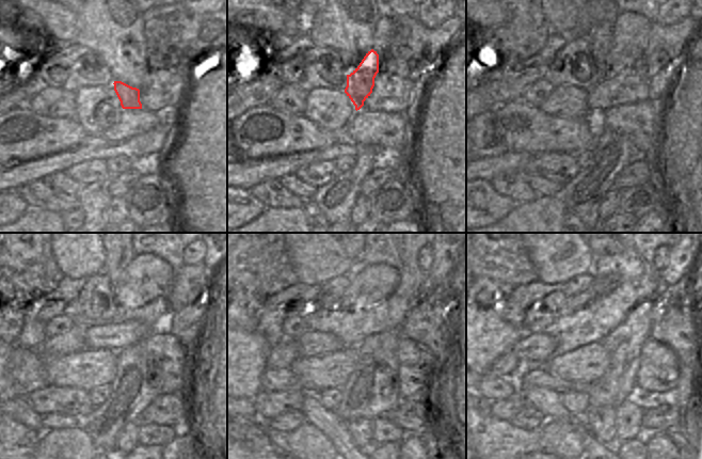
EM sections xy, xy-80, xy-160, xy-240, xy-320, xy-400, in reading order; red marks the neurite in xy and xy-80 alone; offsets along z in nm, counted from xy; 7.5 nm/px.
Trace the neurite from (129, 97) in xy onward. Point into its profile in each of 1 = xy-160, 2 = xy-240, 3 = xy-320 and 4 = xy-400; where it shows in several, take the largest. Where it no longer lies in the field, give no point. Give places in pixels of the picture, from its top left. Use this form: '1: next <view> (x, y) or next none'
1: next xy-160 (599, 38)
2: next xy-240 (118, 254)
3: next xy-320 (353, 254)
4: next none

